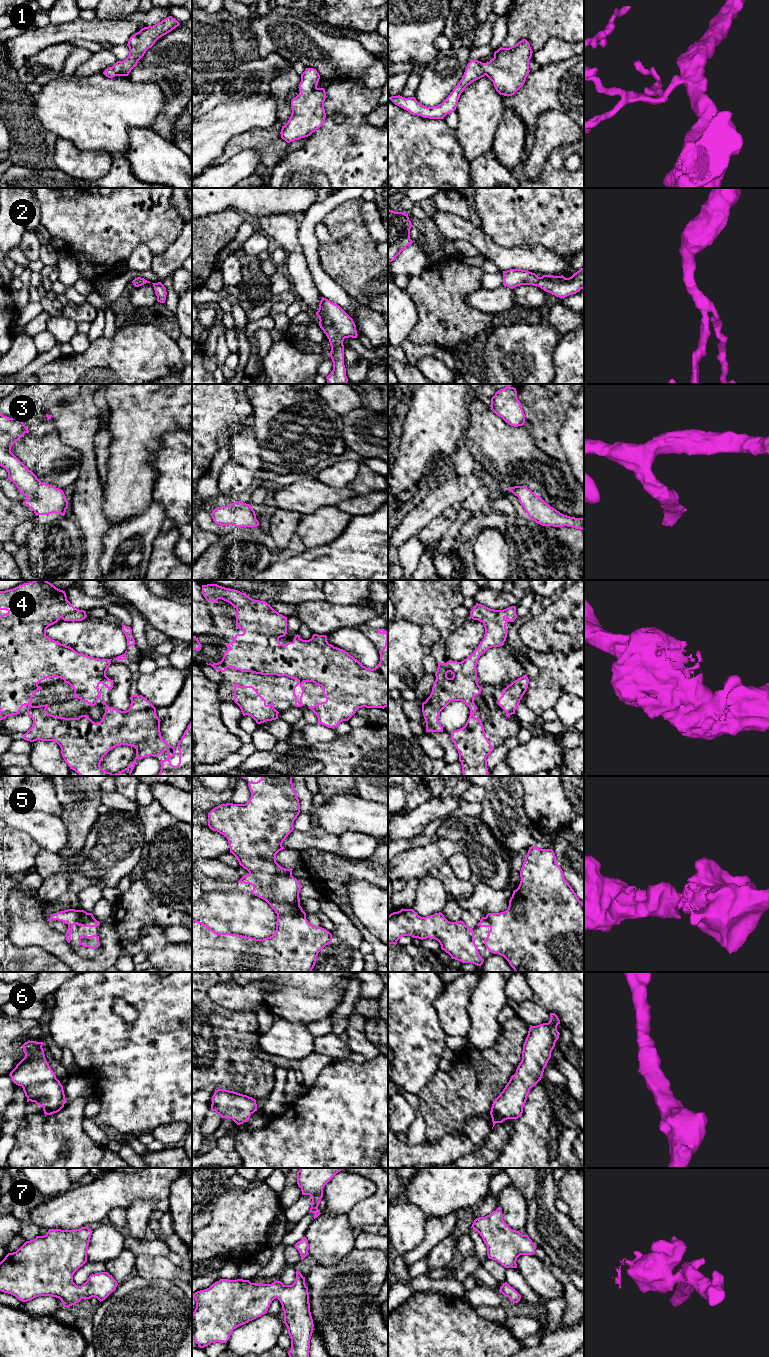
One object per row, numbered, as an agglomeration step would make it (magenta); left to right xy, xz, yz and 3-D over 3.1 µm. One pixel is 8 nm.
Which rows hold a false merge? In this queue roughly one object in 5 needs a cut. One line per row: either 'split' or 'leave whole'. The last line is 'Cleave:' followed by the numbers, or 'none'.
1: leave whole
2: leave whole
3: leave whole
4: leave whole
5: leave whole
6: leave whole
7: leave whole
Cleave: none

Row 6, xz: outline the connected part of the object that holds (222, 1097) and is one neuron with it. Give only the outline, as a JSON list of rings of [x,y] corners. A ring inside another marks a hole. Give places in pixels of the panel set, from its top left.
[[[218,1089],[212,1096],[211,1111],[215,1111],[221,1118],[230,1118],[240,1125],[257,1111],[257,1104],[255,1099],[247,1095]]]

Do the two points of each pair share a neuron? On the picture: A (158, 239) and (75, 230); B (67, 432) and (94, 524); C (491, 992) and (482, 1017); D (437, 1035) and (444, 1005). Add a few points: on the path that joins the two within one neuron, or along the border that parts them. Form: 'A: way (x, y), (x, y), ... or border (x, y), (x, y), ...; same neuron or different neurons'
A: way (137, 235), (117, 235), (96, 230); same neuron
B: way (88, 454), (89, 501); same neuron
C: way (489, 998), (484, 1005), (483, 1011); same neuron
D: border (433, 1001), (439, 1027), (445, 1035); different neurons

